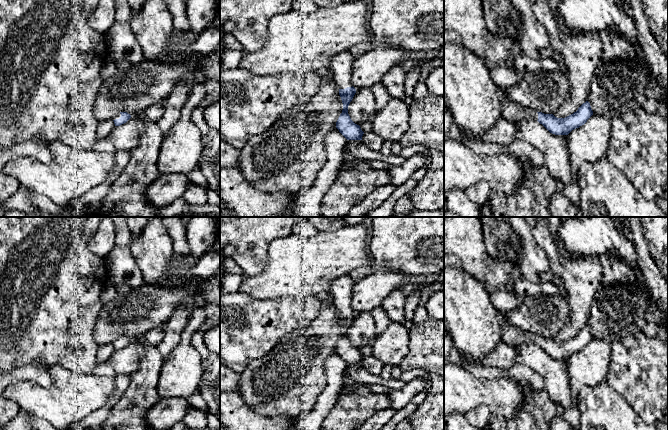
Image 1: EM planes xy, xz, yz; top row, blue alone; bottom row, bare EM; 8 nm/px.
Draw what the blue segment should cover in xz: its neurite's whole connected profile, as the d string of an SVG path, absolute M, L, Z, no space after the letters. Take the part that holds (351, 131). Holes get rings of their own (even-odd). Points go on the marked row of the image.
M343 51L331 58L329 69L333 73L343 103L343 110L336 122L336 128L347 140L362 140L364 132L348 114L348 106L356 93L351 83L351 67L354 60L351 51Z

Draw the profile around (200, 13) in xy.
M187 0L187 18L193 36L197 38L202 31L212 25L218 14L217 0Z

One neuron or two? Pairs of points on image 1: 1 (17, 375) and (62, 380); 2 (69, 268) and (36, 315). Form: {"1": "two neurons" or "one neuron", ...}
{"1": "two neurons", "2": "one neuron"}

